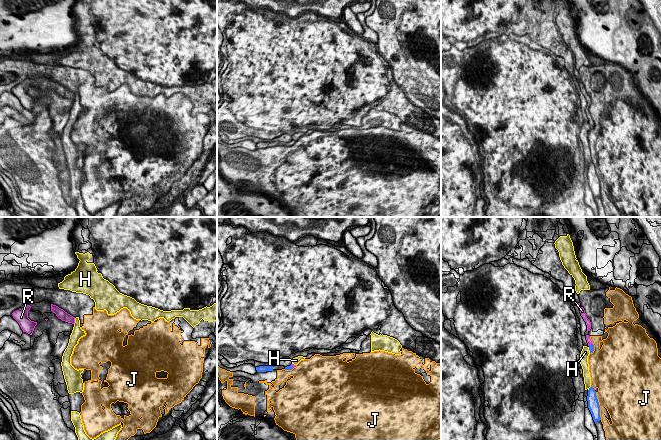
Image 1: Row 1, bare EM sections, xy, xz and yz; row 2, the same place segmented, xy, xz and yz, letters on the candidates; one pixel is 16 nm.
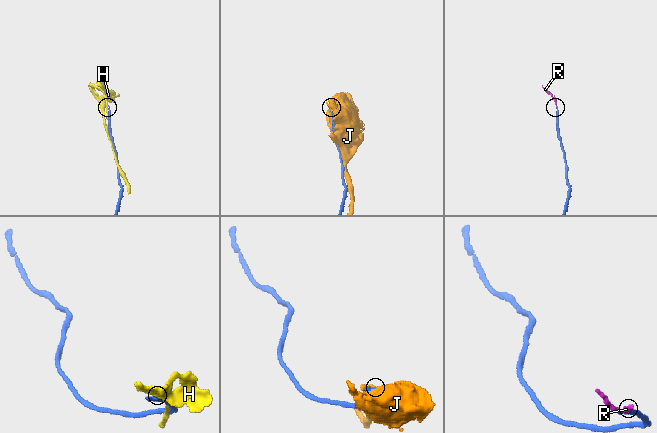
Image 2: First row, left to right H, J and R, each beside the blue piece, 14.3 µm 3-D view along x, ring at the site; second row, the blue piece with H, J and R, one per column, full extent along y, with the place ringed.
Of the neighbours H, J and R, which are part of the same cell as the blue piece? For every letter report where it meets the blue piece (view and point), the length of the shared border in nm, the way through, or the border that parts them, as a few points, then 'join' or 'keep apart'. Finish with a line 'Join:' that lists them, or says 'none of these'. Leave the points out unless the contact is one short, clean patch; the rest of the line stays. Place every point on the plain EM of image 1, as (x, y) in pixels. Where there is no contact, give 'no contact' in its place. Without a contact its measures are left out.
H: contact yz (589, 164); length 110 nm; keep apart
J: contact yz (599, 182); length 460 nm; keep apart
R: contact yz (591, 120); length 90 nm; join
Join: R

